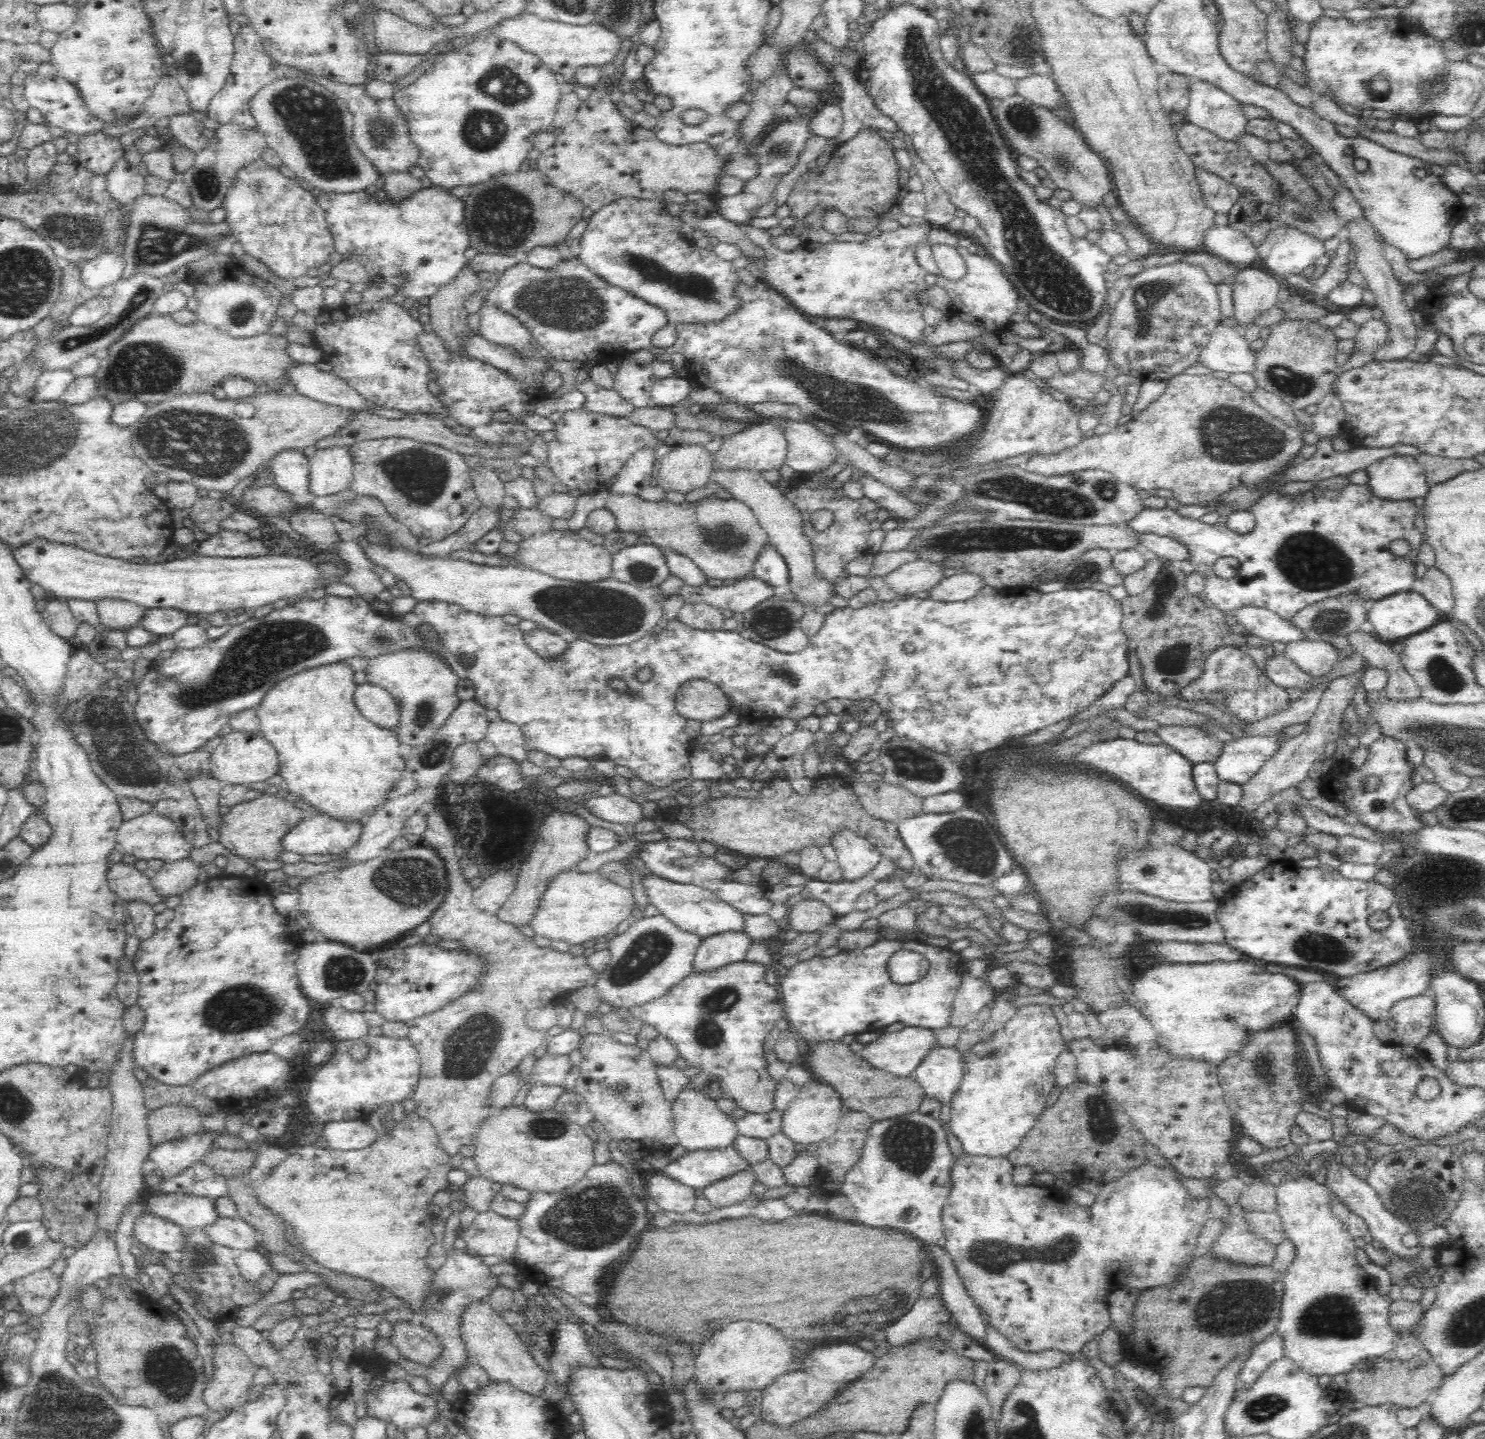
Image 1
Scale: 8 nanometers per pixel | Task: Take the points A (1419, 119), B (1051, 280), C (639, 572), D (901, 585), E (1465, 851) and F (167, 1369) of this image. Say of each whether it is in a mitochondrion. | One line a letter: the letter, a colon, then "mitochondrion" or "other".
A: other
B: mitochondrion
C: mitochondrion
D: other
E: other
F: mitochondrion

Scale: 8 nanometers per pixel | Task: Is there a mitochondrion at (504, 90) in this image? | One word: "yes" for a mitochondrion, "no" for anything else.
yes

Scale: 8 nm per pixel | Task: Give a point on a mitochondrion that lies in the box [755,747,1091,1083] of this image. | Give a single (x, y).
(967, 840)

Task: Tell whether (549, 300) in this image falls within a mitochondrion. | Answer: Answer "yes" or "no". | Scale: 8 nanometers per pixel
yes

